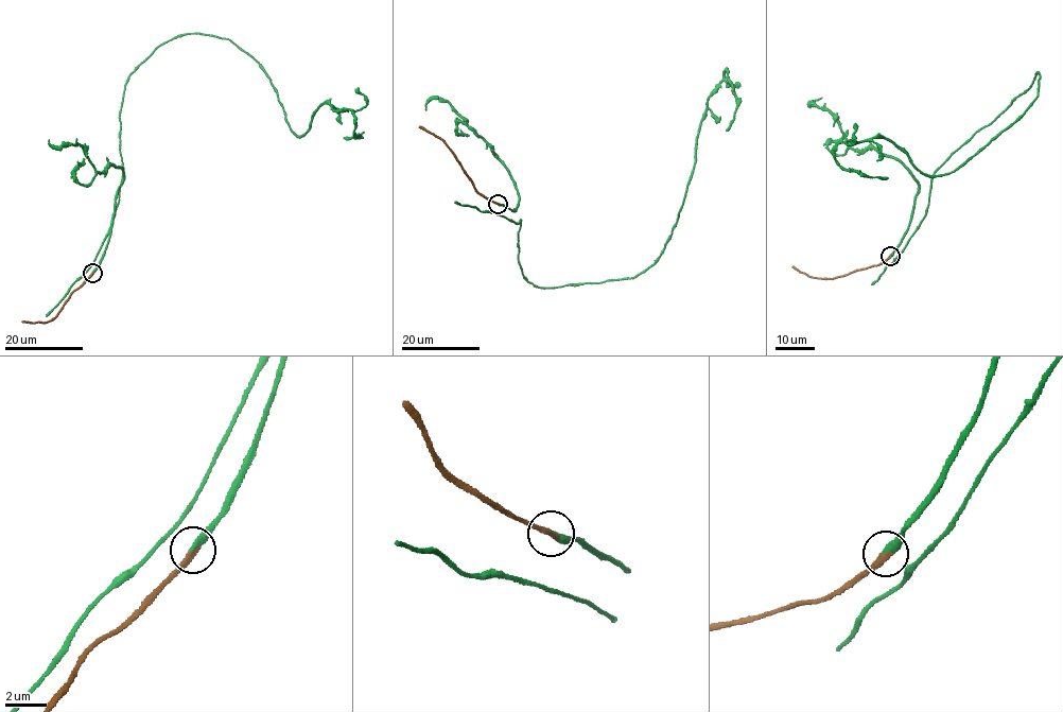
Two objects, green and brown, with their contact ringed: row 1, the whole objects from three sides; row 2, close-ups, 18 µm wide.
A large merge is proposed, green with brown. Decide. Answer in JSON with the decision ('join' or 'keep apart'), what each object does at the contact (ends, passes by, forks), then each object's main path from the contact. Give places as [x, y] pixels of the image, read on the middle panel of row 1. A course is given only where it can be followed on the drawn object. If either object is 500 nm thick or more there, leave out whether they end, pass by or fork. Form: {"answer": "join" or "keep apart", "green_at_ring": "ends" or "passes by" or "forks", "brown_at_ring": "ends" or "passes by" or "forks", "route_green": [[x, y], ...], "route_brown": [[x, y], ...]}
{"answer": "join", "green_at_ring": "ends", "brown_at_ring": "ends", "route_green": [[497, 204], [520, 220], [518, 261], [538, 287], [633, 278], [672, 233], [727, 71], [736, 107], [726, 131]], "route_brown": [[497, 204], [476, 191], [442, 141], [419, 126]]}

